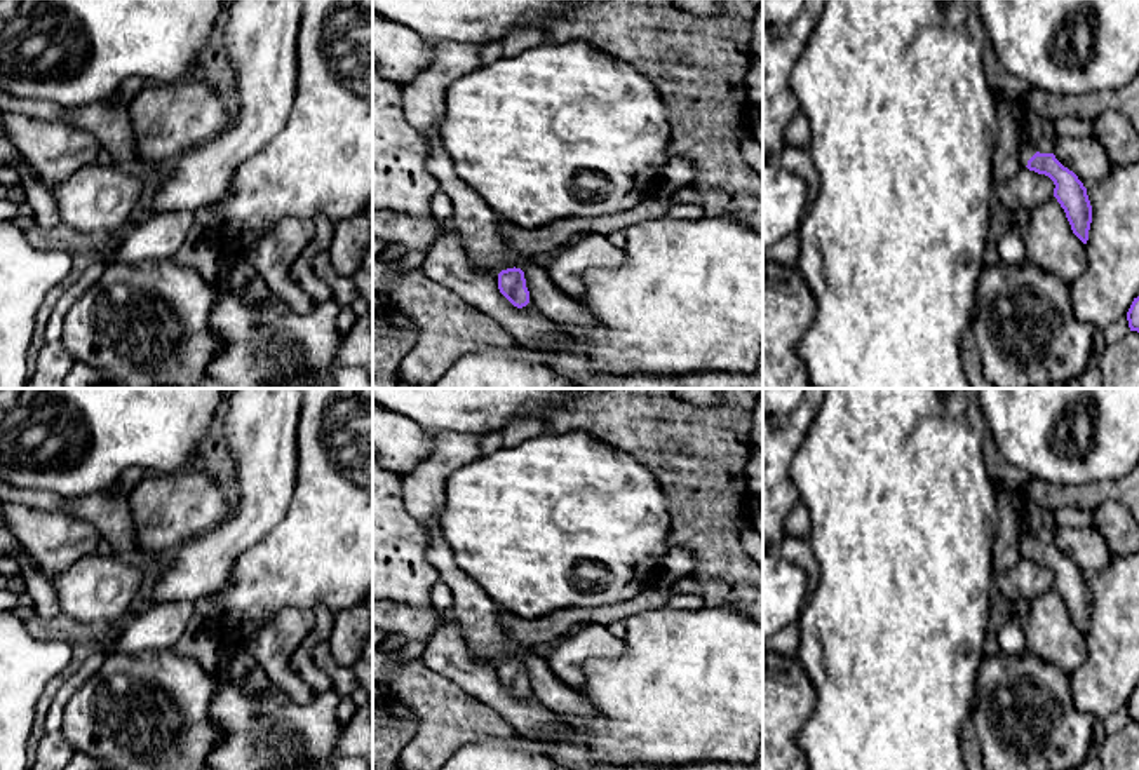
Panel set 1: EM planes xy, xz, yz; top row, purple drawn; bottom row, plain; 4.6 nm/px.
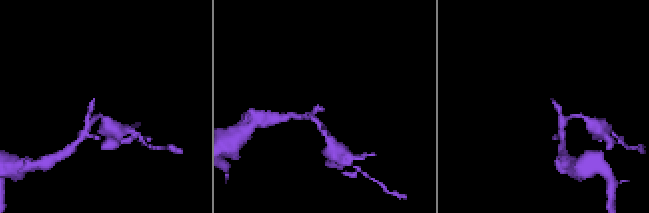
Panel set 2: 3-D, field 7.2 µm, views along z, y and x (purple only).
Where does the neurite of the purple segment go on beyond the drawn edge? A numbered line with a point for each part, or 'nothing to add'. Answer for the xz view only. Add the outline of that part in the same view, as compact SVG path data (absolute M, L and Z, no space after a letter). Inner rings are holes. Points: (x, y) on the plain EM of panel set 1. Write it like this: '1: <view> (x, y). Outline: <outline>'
nothing to add

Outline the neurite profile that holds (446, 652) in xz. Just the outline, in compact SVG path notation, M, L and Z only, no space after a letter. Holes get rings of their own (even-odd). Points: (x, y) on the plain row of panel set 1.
M448 613L432 638L425 641L421 662L495 709L519 737L535 740L542 730L561 730L556 713L531 692L517 699L500 683L498 664L472 657L458 624Z

